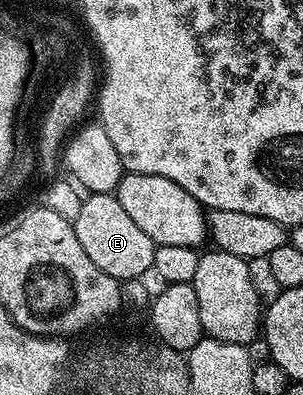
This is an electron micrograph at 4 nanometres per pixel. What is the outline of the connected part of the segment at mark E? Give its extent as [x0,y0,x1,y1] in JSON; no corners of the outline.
[74,194,156,280]

